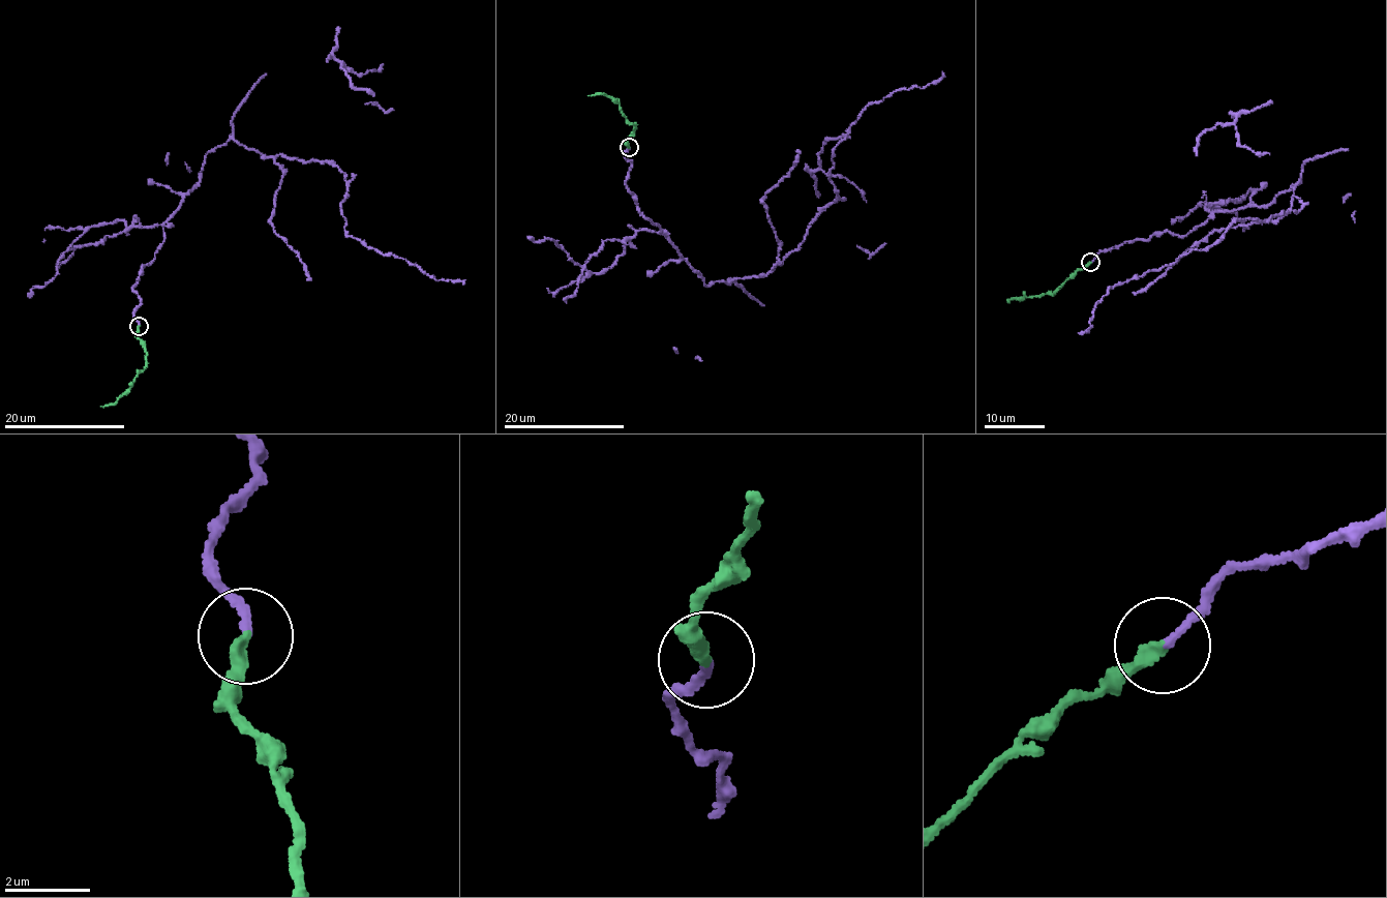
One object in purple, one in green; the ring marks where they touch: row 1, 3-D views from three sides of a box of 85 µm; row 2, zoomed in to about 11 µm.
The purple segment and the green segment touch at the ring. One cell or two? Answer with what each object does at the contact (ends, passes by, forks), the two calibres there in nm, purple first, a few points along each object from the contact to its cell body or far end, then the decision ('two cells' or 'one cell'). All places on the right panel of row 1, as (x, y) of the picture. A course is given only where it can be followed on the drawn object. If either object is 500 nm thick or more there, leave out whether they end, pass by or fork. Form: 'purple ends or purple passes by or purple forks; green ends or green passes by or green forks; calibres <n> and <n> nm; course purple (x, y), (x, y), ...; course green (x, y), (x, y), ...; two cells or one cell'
purple ends; green ends; calibres 190 and 280 nm; course purple (1090, 262), (1298, 184), (1288, 213), (1231, 223), (1211, 245), (1109, 288), (1078, 333); course green (1090, 262), (1077, 269), (1053, 294), (1007, 299); one cell

